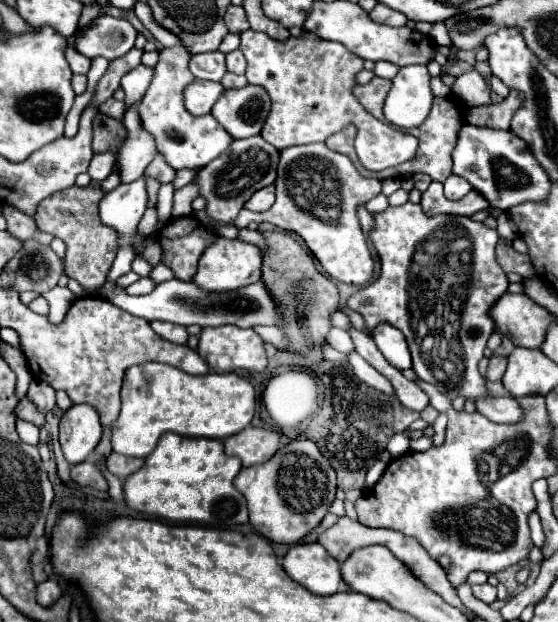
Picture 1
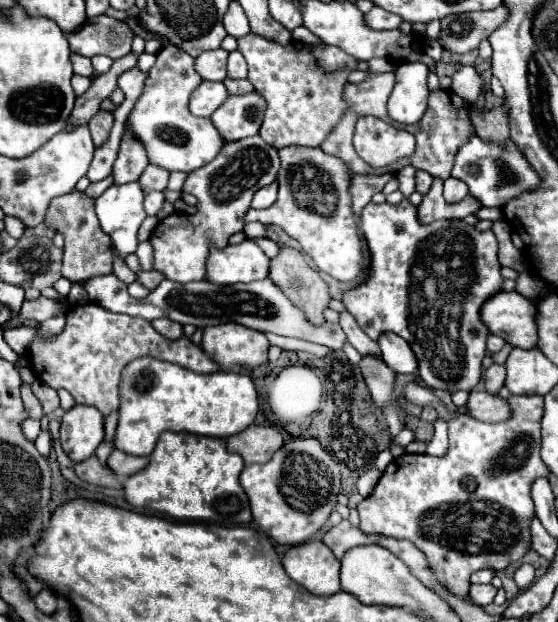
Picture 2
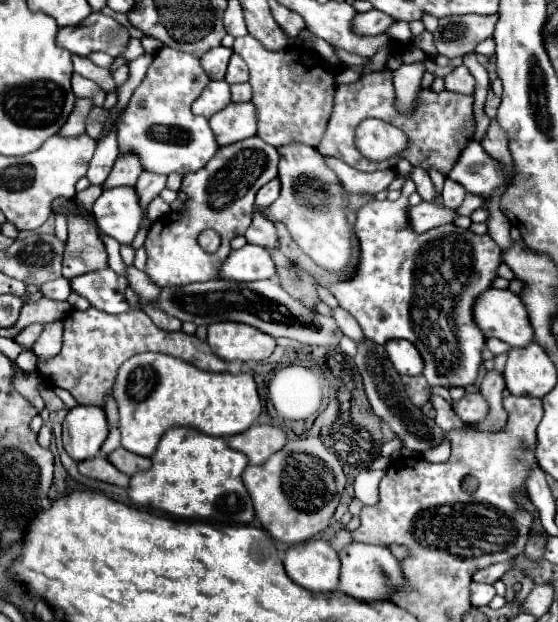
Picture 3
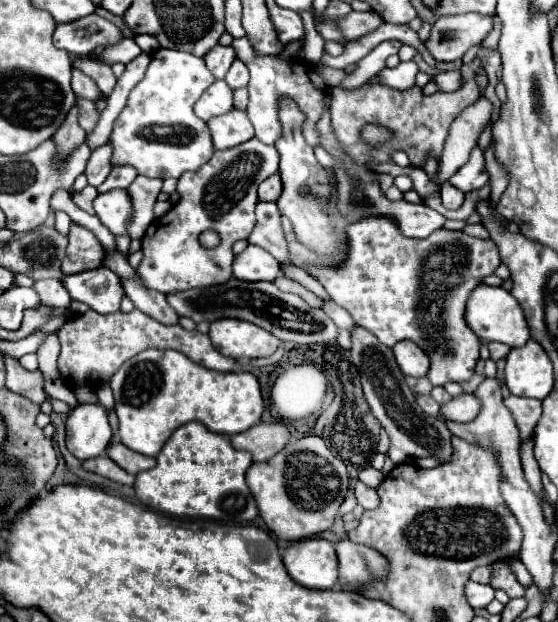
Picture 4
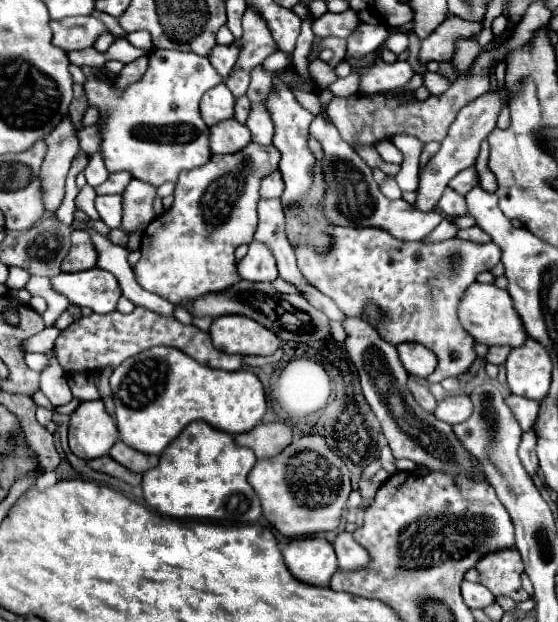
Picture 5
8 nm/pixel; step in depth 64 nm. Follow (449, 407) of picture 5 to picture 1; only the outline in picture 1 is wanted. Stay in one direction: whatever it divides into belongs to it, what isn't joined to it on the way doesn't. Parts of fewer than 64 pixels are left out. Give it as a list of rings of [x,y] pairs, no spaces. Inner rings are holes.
[[[482,398],[476,400],[476,410],[490,418],[492,422],[502,422],[502,424],[518,424],[524,418],[524,410],[514,398]]]

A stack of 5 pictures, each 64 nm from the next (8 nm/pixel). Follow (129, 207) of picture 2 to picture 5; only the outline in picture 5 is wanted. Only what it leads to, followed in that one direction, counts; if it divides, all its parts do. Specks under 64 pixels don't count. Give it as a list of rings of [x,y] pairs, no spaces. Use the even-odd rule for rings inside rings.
[[[96,196],[96,210],[108,228],[120,228],[122,196]]]

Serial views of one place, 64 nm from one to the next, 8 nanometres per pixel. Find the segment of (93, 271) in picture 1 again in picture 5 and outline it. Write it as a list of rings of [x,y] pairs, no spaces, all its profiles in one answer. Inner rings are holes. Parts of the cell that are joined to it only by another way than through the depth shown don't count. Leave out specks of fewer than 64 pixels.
[[[72,230],[72,246],[68,252],[68,262],[64,258],[62,272],[84,272],[92,266],[96,266],[98,252],[90,240],[90,234],[86,230]]]

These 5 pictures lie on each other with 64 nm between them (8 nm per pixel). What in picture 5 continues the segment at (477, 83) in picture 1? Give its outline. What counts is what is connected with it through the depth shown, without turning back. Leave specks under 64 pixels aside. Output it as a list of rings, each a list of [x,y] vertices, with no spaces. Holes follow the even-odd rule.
[[[426,72],[424,74],[424,86],[430,90],[430,94],[438,96],[438,94],[446,92],[452,86],[452,82],[450,82],[450,78],[446,78],[438,72]]]

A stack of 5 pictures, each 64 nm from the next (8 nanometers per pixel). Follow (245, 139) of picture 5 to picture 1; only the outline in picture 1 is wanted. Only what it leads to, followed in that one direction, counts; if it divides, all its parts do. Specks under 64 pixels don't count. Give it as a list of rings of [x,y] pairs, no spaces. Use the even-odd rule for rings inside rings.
[[[260,86],[228,88],[216,100],[212,114],[230,132],[232,138],[250,138],[260,134],[270,112],[270,96]]]

